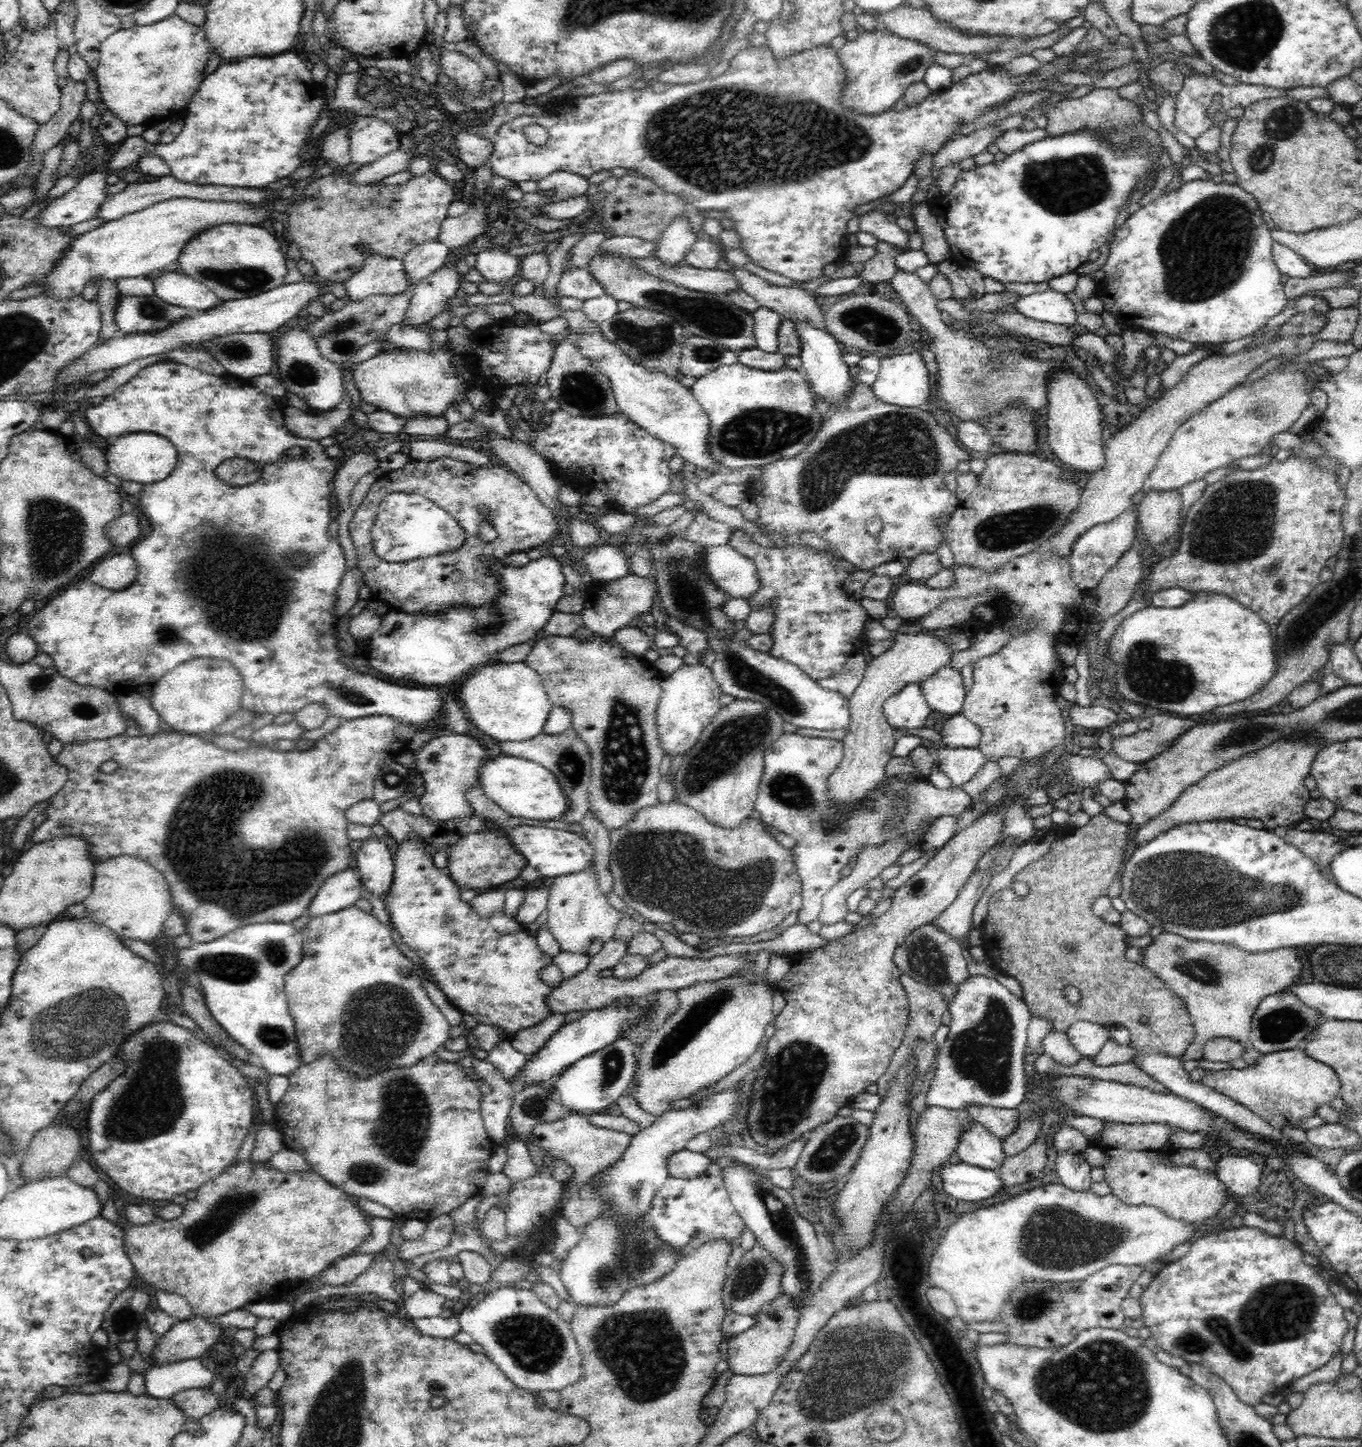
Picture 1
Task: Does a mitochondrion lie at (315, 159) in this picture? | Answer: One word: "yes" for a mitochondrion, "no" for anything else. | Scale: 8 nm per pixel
no

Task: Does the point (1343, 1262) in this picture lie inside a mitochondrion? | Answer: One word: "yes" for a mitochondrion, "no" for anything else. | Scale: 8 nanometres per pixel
no

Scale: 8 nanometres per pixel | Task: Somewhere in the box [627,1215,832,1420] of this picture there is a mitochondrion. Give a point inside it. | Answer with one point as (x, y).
(748, 1279)

